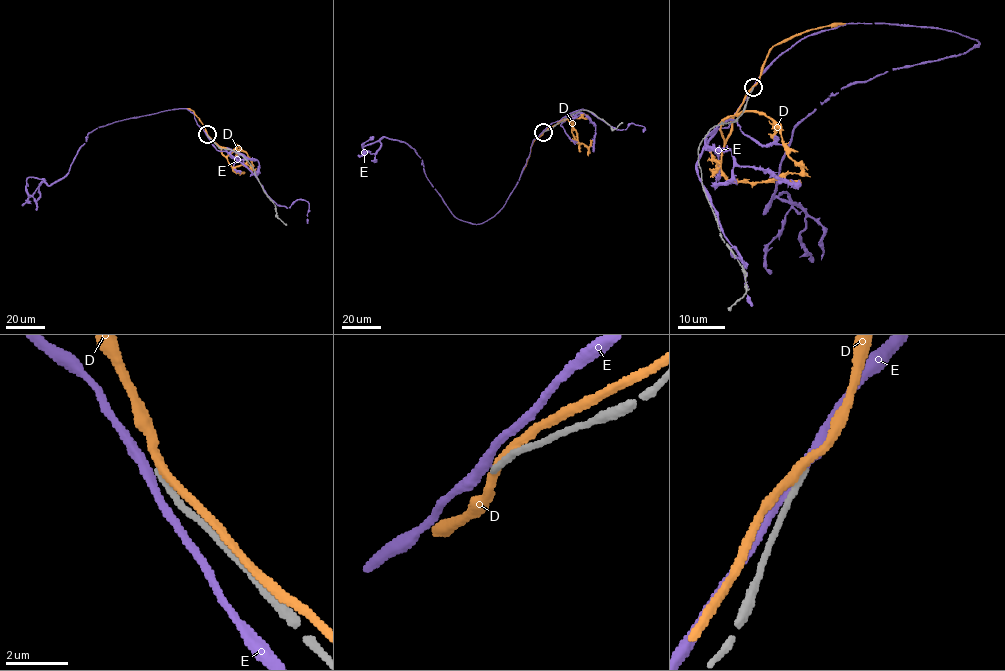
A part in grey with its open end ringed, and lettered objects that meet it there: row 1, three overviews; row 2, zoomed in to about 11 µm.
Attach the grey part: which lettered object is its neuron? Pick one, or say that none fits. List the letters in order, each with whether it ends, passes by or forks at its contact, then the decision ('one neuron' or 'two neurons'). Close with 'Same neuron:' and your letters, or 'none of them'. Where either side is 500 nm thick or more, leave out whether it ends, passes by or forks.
D: it passes by | two neurons
E: it passes by | two neurons
Same neuron: none of them

